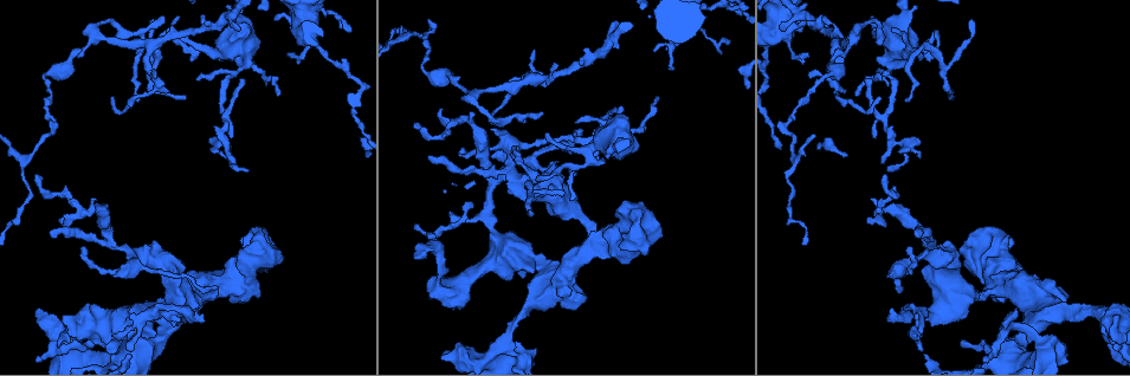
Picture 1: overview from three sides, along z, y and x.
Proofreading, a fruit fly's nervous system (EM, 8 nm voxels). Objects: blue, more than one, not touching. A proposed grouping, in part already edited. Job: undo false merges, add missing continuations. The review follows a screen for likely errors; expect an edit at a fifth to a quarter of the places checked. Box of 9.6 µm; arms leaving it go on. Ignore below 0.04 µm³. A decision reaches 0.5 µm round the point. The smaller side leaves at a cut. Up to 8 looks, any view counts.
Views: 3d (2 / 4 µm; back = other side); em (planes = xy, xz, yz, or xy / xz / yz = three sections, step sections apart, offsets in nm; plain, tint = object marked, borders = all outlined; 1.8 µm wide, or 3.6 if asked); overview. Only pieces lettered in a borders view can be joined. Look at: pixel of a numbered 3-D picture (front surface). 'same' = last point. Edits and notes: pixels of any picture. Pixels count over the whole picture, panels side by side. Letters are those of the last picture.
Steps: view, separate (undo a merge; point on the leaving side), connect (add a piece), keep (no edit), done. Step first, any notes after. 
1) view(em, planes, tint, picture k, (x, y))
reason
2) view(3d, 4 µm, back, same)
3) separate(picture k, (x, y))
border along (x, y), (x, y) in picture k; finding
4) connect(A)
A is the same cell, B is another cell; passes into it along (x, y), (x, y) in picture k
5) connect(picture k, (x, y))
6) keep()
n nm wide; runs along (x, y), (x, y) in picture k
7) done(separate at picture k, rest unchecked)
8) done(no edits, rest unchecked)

view(em, 3.6 µm, planes, borders, picture 1, (785, 124))
sharp bend

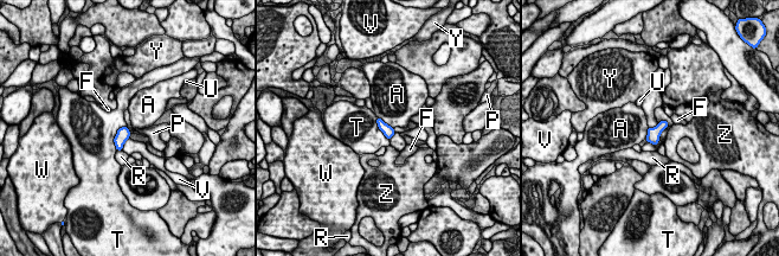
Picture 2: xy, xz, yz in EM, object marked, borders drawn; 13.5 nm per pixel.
keep()
T touches over 360 nm; A, F, P, R, T, U, V, W, Y and Z are other cells; border along (658, 123), (665, 121), (668, 126) in picture 2; all the same neuron

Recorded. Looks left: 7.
view(em, yz, step 8, plain, picture 1, (832, 59))
thick turns thin

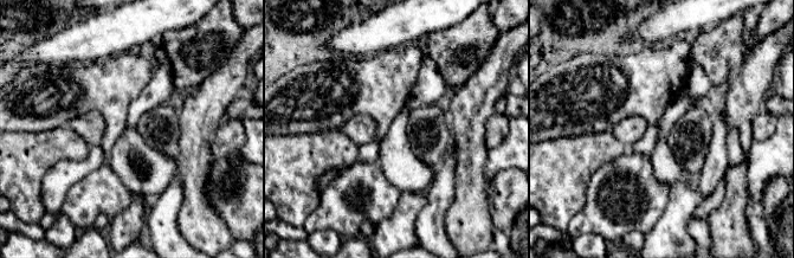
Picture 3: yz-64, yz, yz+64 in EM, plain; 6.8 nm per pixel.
view(em, yz, step 8, borders, same)
what lies round it

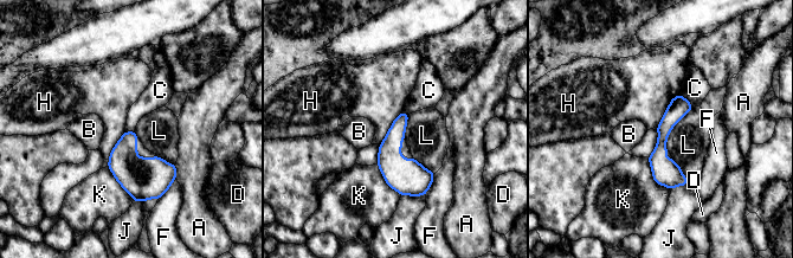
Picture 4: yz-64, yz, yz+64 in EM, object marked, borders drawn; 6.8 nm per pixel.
keep()
110 nm wide; A, B, C, D, F, H, J, K and L are other cells; all the same neuron

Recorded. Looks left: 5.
view(em, 3.6 µm, planes, borders, picture 1, (307, 34))
calibre changes

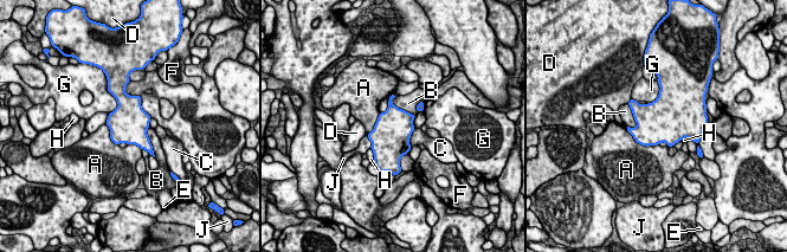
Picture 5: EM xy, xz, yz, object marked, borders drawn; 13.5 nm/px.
keep()
A, B, C, D, E, F, G, H and J are other cells; border along (394, 95), (397, 107), (415, 115) in picture 5; continuous, no second neuron

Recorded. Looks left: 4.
done(no edits, rest unchecked)

